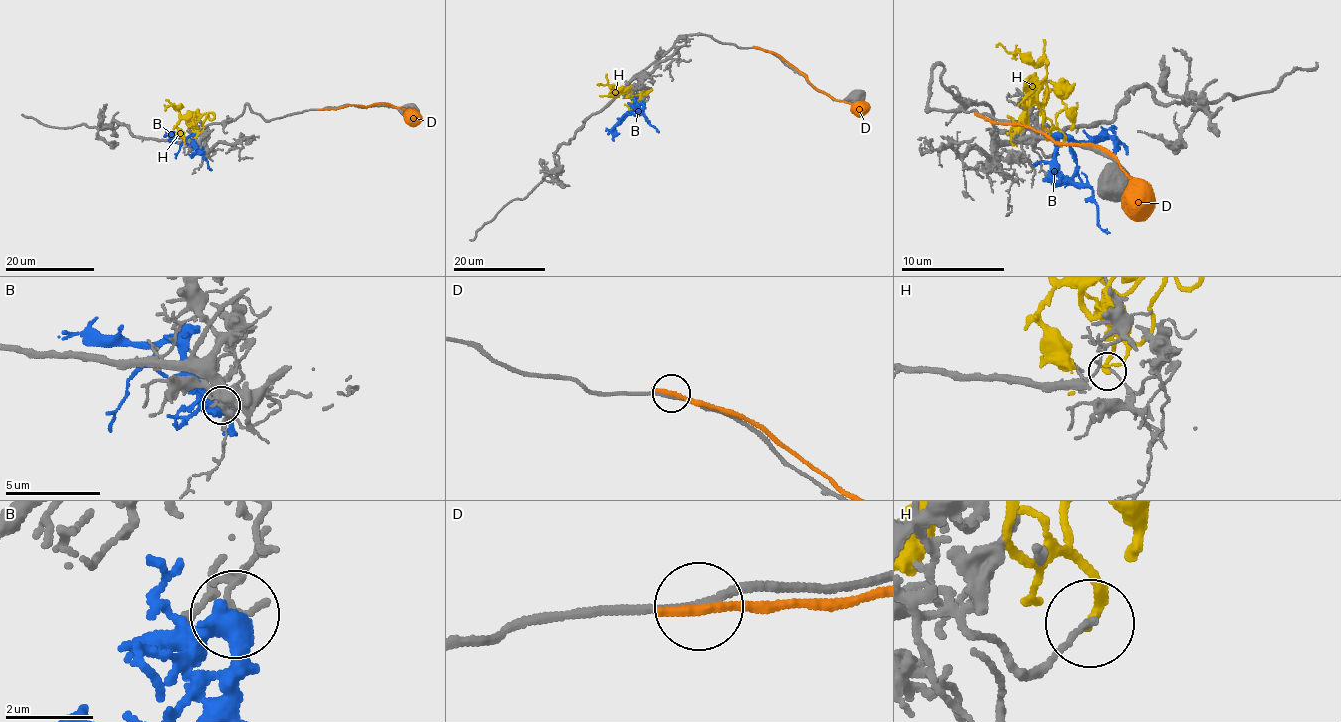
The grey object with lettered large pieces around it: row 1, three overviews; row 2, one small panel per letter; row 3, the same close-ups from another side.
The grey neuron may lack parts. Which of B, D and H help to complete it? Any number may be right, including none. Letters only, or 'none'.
none

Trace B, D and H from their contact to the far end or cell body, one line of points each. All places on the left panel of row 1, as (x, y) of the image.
B: (201, 152), (192, 137), (170, 135), (169, 142)
D: (322, 109), (353, 104), (365, 108), (386, 103), (402, 108), (405, 117), (416, 125)
H: (193, 139), (196, 130), (190, 114), (194, 114), (192, 118), (180, 117), (173, 105), (168, 105), (165, 111)

